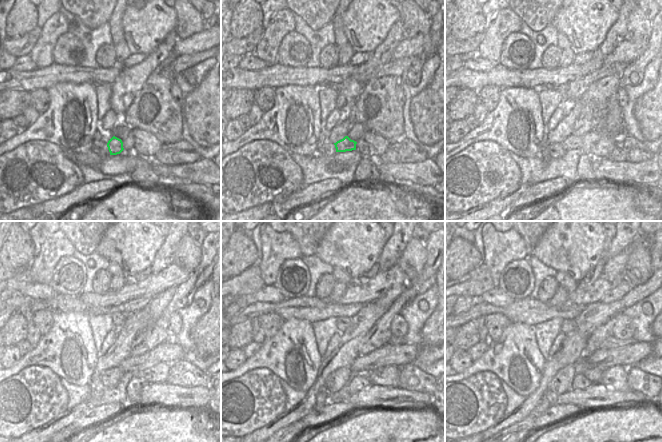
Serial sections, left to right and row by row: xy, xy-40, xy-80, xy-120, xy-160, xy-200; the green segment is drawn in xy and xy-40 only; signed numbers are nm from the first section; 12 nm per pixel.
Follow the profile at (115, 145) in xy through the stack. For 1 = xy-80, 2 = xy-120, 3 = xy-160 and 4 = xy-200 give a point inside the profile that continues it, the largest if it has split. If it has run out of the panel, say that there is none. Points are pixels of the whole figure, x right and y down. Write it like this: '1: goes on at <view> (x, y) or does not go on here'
1: goes on at xy-80 (612, 127)
2: goes on at xy-120 (168, 353)
3: goes on at xy-160 (387, 355)
4: goes on at xy-200 (627, 356)

